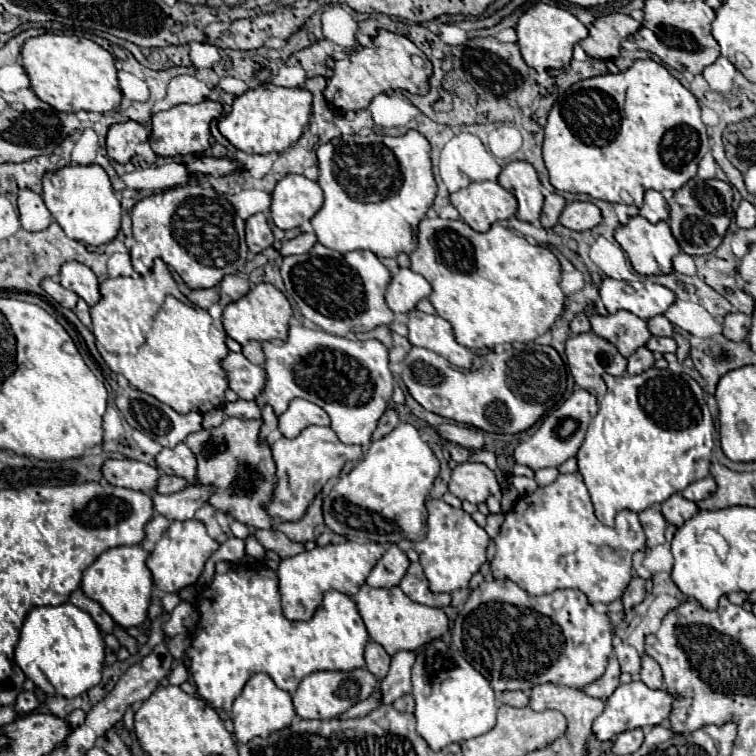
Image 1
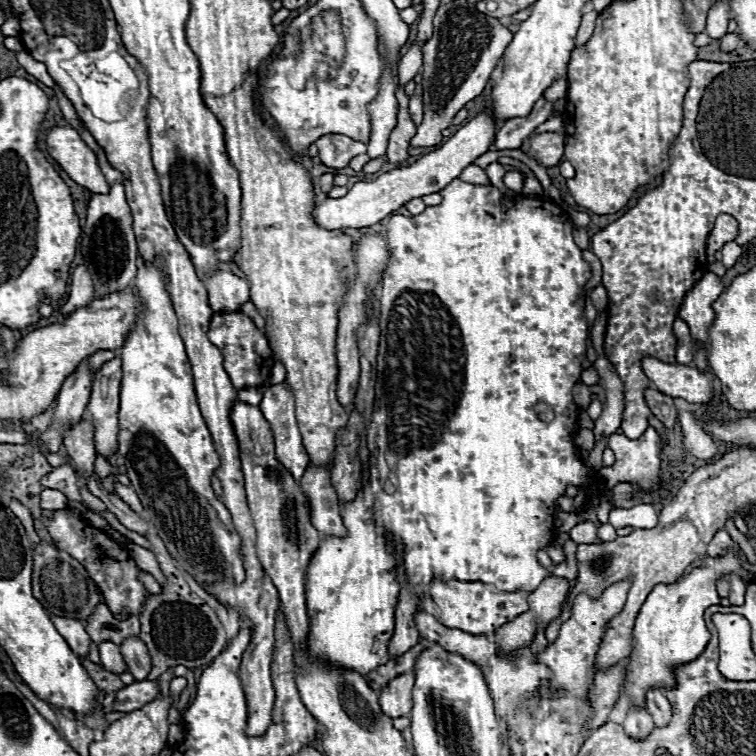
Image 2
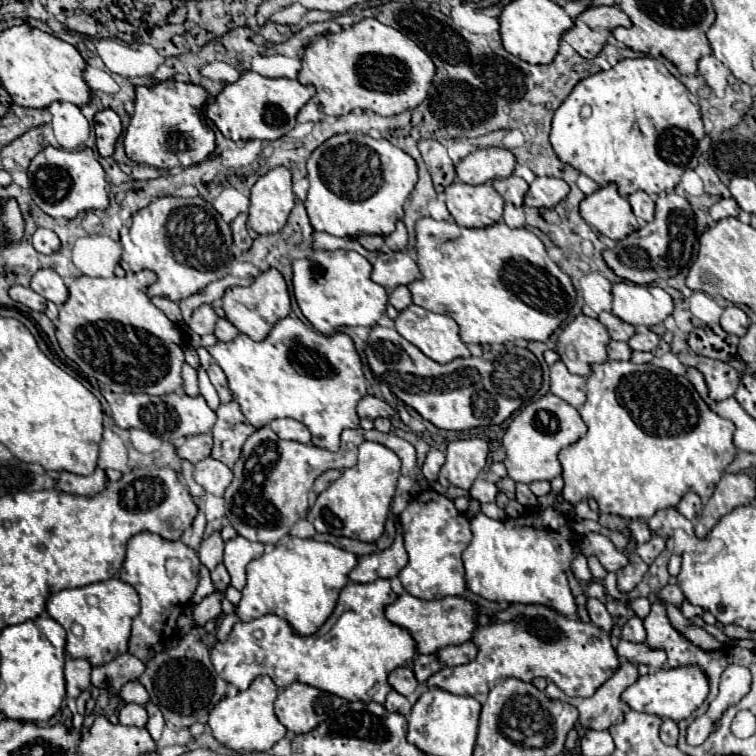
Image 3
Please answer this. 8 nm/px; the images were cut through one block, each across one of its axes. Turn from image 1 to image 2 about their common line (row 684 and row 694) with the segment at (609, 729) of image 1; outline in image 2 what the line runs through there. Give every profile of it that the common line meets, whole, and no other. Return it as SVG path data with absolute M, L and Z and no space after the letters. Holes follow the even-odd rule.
M726 554L722 558L704 558L704 566L684 574L676 584L658 584L650 592L632 630L632 650L620 690L620 696L628 698L628 706L646 708L646 692L652 688L676 688L676 668L694 662L704 652L710 632L702 616L708 606L720 604L714 582L730 572L742 576L746 582L752 580L752 576L740 568L738 558Z

